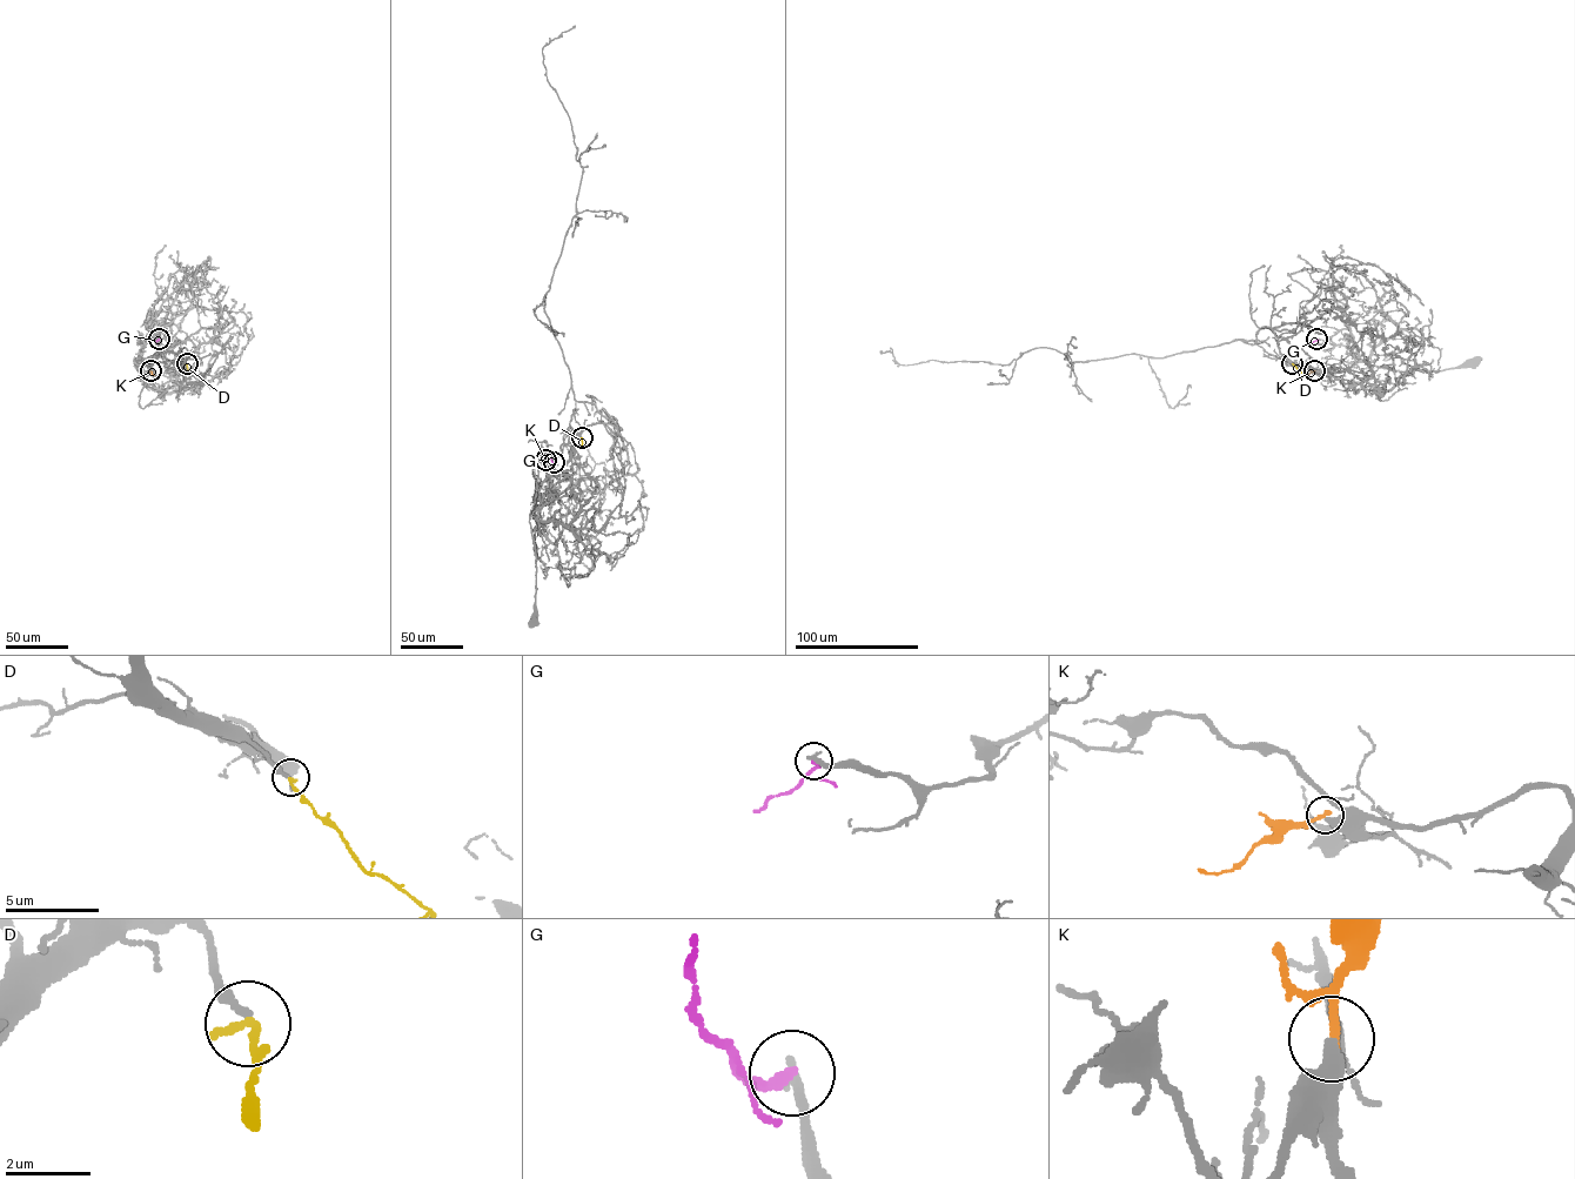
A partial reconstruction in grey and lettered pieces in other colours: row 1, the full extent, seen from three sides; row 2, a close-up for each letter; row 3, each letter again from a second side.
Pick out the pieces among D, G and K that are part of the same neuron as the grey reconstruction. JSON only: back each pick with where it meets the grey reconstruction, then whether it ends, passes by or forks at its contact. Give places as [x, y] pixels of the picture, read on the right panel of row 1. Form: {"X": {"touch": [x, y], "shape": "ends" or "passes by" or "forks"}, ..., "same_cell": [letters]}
{"D": {"touch": [1292, 363], "shape": "ends"}, "same_cell": ["D"]}

